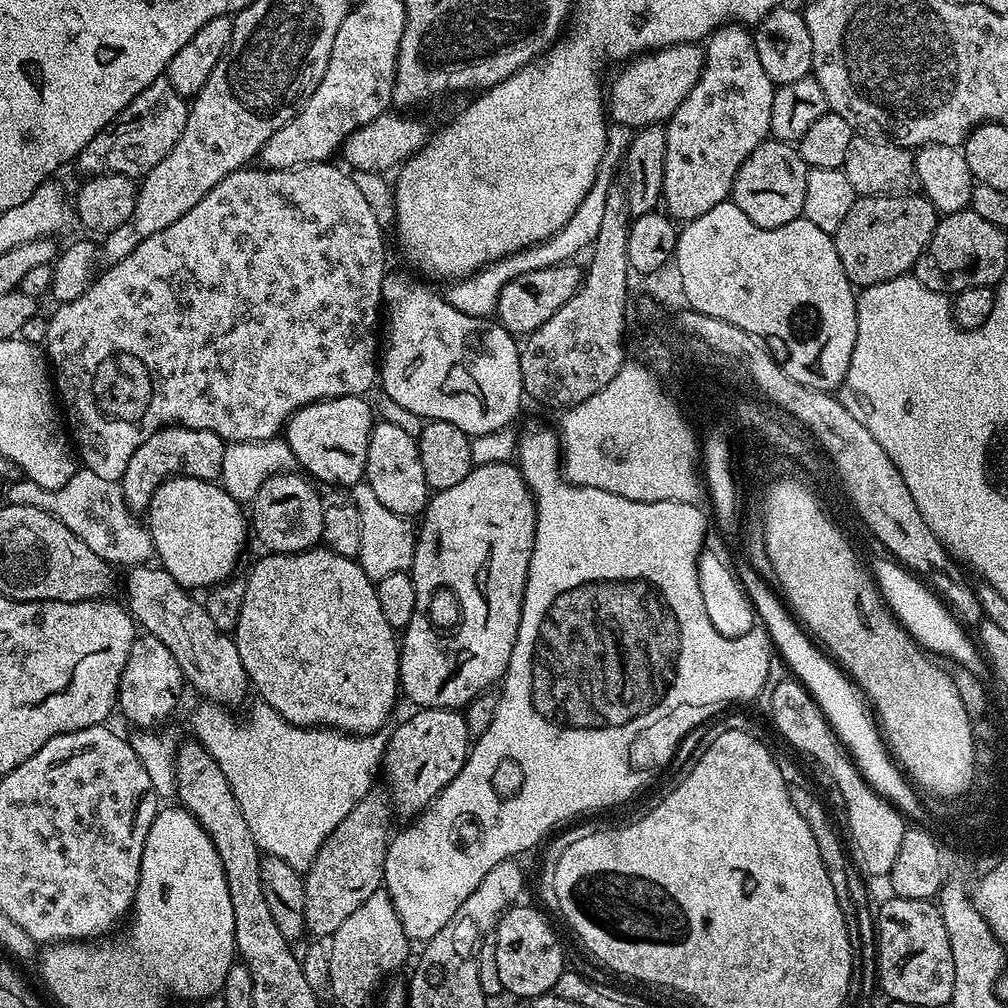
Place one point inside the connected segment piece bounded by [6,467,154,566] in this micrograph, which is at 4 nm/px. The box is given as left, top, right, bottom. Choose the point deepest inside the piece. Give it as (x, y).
(94, 508)

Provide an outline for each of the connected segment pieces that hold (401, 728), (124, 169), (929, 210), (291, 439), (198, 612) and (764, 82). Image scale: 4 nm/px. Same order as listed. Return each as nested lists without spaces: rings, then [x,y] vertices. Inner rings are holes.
[[[420,708],[409,720],[404,720],[396,729],[391,729],[388,745],[384,747],[382,759],[382,776],[388,783],[387,795],[390,797],[391,807],[395,815],[415,818],[431,805],[451,780],[462,770],[468,760],[470,751],[470,737],[468,727],[464,721],[463,711],[451,708]]]
[[[167,78],[155,80],[142,94],[138,94],[115,118],[101,130],[76,157],[75,167],[88,172],[89,177],[111,174],[129,178],[143,178],[182,138],[186,126],[189,101],[170,86]]]
[[[923,194],[860,196],[854,206],[850,206],[850,214],[842,218],[842,226],[838,226],[834,234],[838,258],[842,258],[842,270],[846,270],[846,278],[857,289],[862,289],[886,282],[890,278],[909,275],[915,269],[924,247],[930,242],[937,219],[936,207]]]
[[[339,396],[333,400],[318,400],[305,408],[299,408],[288,420],[286,439],[290,450],[295,454],[297,463],[312,474],[313,481],[325,480],[328,484],[351,486],[364,480],[366,454],[370,446],[370,434],[374,423],[372,408],[366,401],[364,396]]]
[[[136,566],[128,576],[128,601],[126,607],[135,623],[147,635],[158,638],[170,654],[176,656],[178,666],[182,670],[185,681],[196,692],[201,692],[205,701],[221,706],[233,706],[240,704],[250,696],[250,681],[246,670],[242,666],[242,658],[238,658],[238,646],[235,639],[229,633],[223,632],[214,626],[213,619],[210,618],[203,603],[195,600],[191,591],[183,588],[163,567],[148,568],[152,566]]]
[[[725,24],[722,32],[707,41],[704,70],[698,78],[698,86],[686,94],[686,102],[674,110],[664,128],[666,150],[660,190],[663,207],[676,222],[697,220],[706,214],[706,210],[714,210],[714,206],[725,203],[732,195],[732,183],[736,181],[742,162],[746,162],[746,158],[759,144],[769,139],[772,131],[770,106],[774,106],[776,88],[766,70],[762,70],[762,62],[758,62],[753,33],[739,24]]]

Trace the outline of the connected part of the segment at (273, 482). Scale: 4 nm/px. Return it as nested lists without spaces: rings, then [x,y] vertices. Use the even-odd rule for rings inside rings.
[[[297,474],[270,476],[250,502],[250,528],[260,544],[272,554],[306,552],[321,543],[322,518],[326,507],[316,493],[315,483],[303,480]]]

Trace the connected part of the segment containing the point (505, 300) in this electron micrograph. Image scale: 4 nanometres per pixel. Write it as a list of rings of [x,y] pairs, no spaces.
[[[576,262],[552,264],[546,269],[534,269],[510,280],[500,292],[497,299],[495,315],[505,330],[513,334],[531,334],[542,322],[546,322],[575,292],[580,291],[582,268]]]

